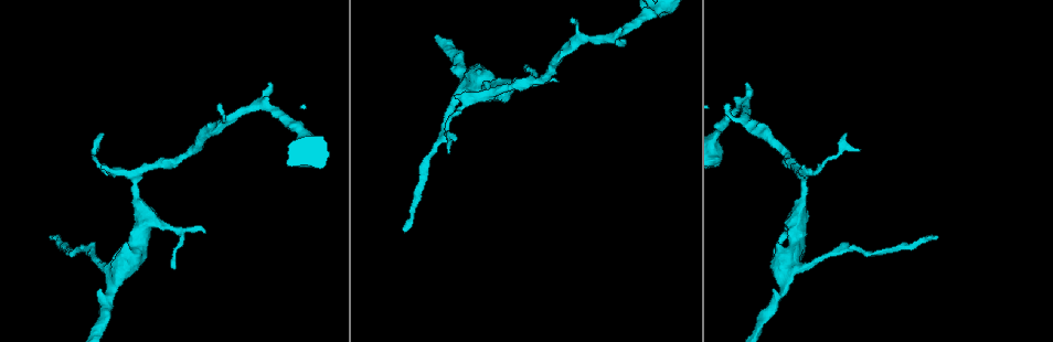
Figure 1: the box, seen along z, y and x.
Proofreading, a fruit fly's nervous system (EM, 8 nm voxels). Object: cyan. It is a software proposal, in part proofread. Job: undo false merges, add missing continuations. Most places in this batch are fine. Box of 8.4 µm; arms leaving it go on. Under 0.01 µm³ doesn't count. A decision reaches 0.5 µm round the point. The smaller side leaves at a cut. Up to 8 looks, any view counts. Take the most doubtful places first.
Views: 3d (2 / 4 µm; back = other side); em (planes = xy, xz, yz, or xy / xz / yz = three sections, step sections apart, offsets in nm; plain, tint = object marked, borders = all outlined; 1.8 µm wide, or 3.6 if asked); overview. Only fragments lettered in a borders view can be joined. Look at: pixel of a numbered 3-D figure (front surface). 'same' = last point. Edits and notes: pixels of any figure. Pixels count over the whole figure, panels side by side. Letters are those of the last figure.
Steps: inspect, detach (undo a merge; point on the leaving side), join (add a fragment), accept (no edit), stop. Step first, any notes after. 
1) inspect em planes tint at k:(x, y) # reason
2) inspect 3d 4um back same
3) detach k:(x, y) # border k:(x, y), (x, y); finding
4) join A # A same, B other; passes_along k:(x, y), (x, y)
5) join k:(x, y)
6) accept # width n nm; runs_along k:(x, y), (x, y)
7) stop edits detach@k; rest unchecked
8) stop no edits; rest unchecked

inspect em planes plain at 1:(623, 42) # thin end

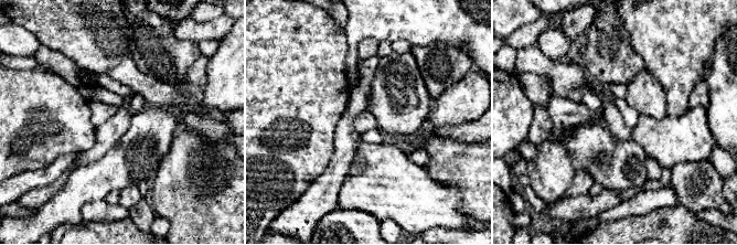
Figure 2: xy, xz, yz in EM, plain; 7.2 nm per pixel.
inspect em planes borders same

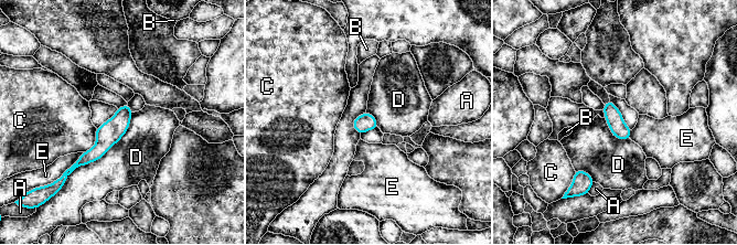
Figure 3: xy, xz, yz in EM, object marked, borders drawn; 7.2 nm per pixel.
accept # A other, B other, C other, D other, E other; runs_along 3:(126, 108), (104, 142), (77, 163); no lettered fragment goes on from it

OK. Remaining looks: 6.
inspect em planes tint at 1:(449, 151) # free end

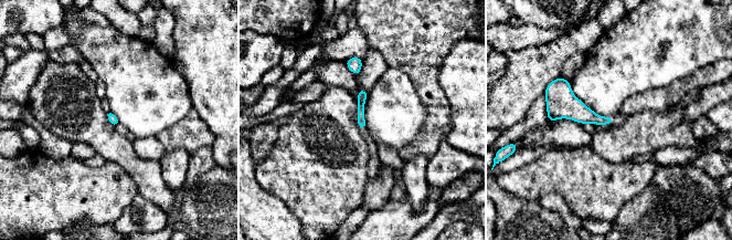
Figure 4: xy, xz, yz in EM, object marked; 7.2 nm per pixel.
inspect em planes borders same # what lies round it

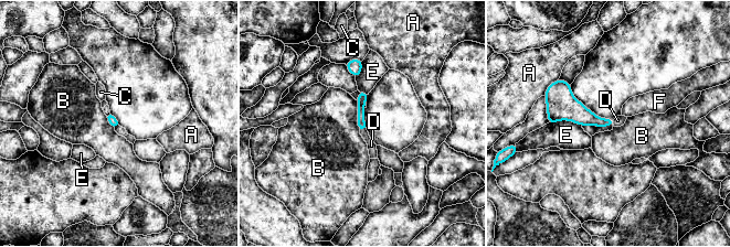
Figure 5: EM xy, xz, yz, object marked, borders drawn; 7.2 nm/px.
join D # width 60 nm; longest_contact E 260 nm; A other, B other, C other, D same, E other, F other; it goes on there

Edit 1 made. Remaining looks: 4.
inspect overview # see it whole again

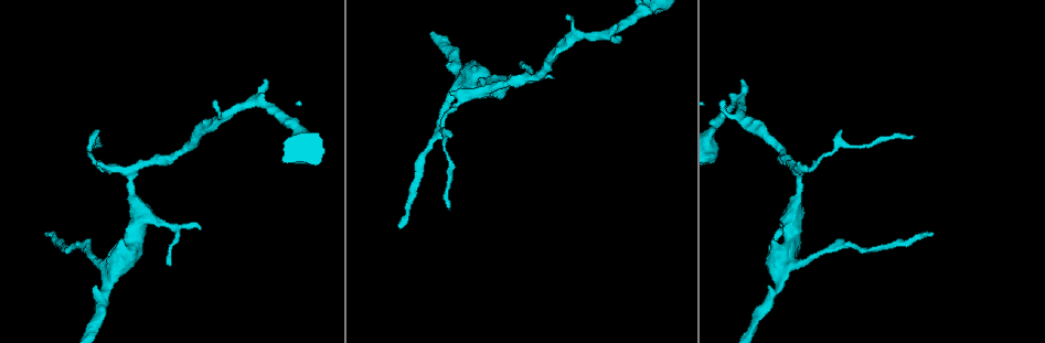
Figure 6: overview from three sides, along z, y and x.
inspect em xy step 8 tint at 6:(795, 216) # three arms meet

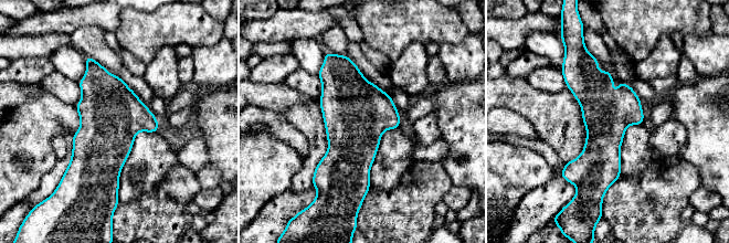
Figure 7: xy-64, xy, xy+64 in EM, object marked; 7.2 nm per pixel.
inspect em planes tint same

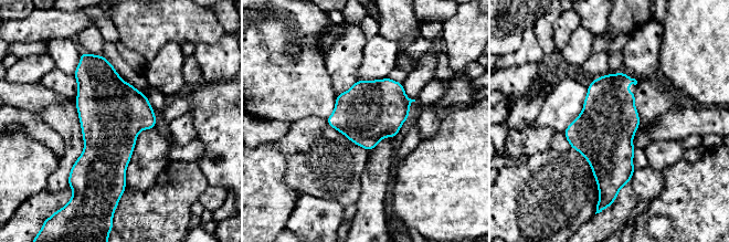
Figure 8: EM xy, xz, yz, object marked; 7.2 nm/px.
inspect em planes borders same

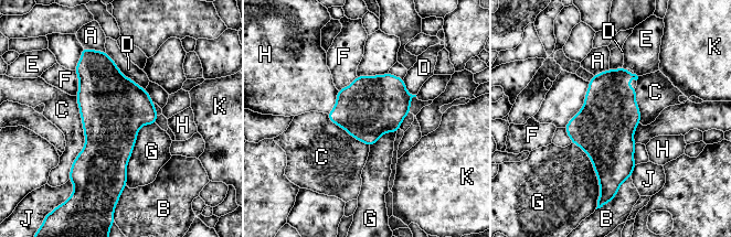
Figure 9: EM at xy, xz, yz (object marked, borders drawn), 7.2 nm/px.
accept # longest_contact C 600 nm; A other, B other, C other, D other, E other, F other, G other, H other, J other, K other; border 9:(155, 122), (138, 131), (125, 183); continuous, no second neuron

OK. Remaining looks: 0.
stop edits join@5; rest unchecked

